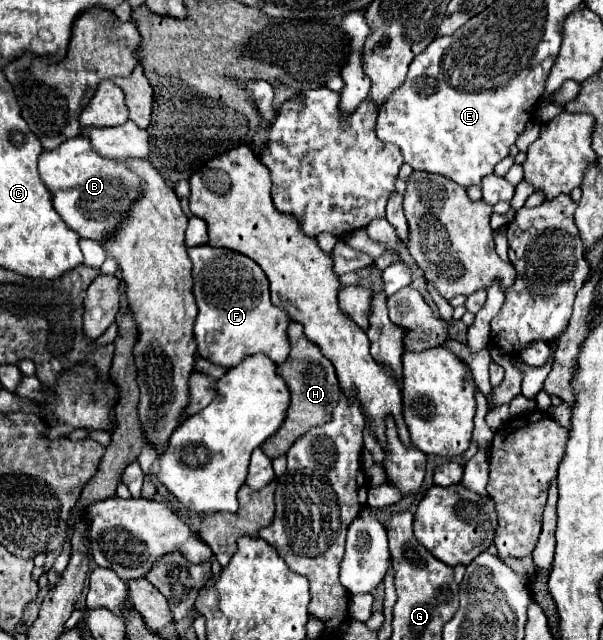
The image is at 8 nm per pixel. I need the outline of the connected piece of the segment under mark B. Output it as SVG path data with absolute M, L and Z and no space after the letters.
M76 136L52 152L42 152L38 162L40 178L54 192L54 208L66 224L88 240L106 240L126 218L128 208L140 198L142 178L120 160L102 158L88 138Z

